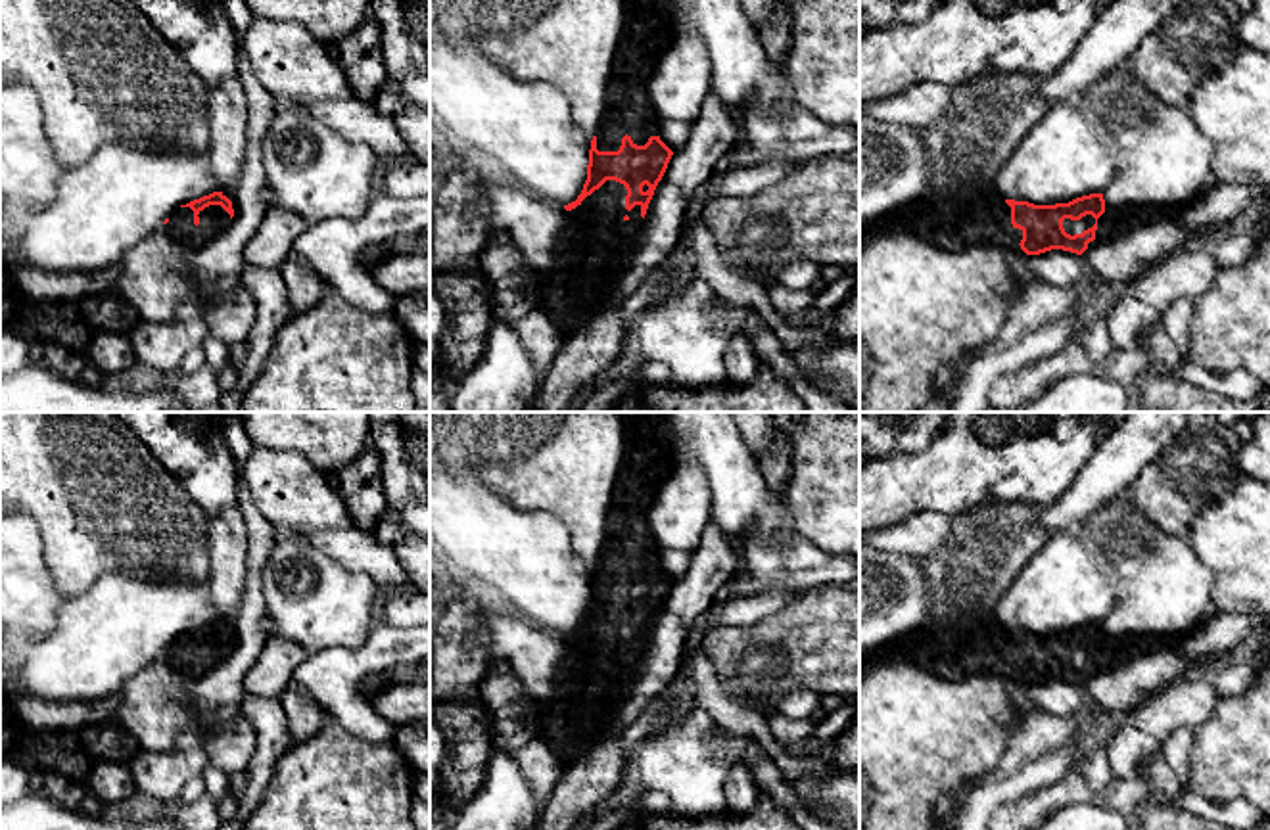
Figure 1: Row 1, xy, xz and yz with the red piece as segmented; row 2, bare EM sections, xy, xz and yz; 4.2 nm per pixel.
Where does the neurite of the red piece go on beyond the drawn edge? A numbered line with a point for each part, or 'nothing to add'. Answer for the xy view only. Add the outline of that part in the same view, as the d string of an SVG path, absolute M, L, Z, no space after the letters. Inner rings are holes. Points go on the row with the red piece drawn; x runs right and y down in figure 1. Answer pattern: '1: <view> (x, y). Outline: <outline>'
1: xy (181, 227). Outline: M221 205L200 211L198 226L194 224L194 217L196 215L190 207L178 207L167 222L171 238L190 253L196 253L200 247L211 242L232 220Z

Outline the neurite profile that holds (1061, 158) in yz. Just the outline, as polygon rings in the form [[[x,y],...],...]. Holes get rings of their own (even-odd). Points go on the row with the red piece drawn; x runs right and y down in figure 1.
[[[1057,102],[1003,163],[994,190],[1001,199],[1069,203],[1103,194],[1113,173],[1113,157],[1082,111],[1072,102]]]

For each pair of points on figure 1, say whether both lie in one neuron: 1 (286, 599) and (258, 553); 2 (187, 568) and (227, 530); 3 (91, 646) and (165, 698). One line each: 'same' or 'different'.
1: different
2: different
3: different

